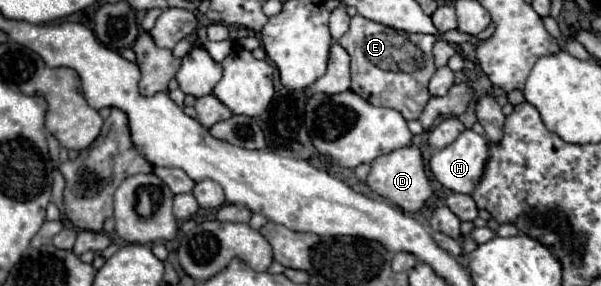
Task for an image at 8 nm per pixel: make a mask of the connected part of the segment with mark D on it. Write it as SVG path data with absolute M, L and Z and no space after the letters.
M410 145L410 147L402 147L402 149L396 149L388 155L380 155L372 167L370 167L370 173L368 173L368 179L366 179L368 187L382 195L384 199L388 199L390 203L398 205L400 209L404 209L406 213L414 213L414 211L420 211L424 207L424 203L428 201L428 197L432 195L432 187L430 187L430 181L426 177L426 171L424 171L424 163L422 163L422 153L418 147Z

